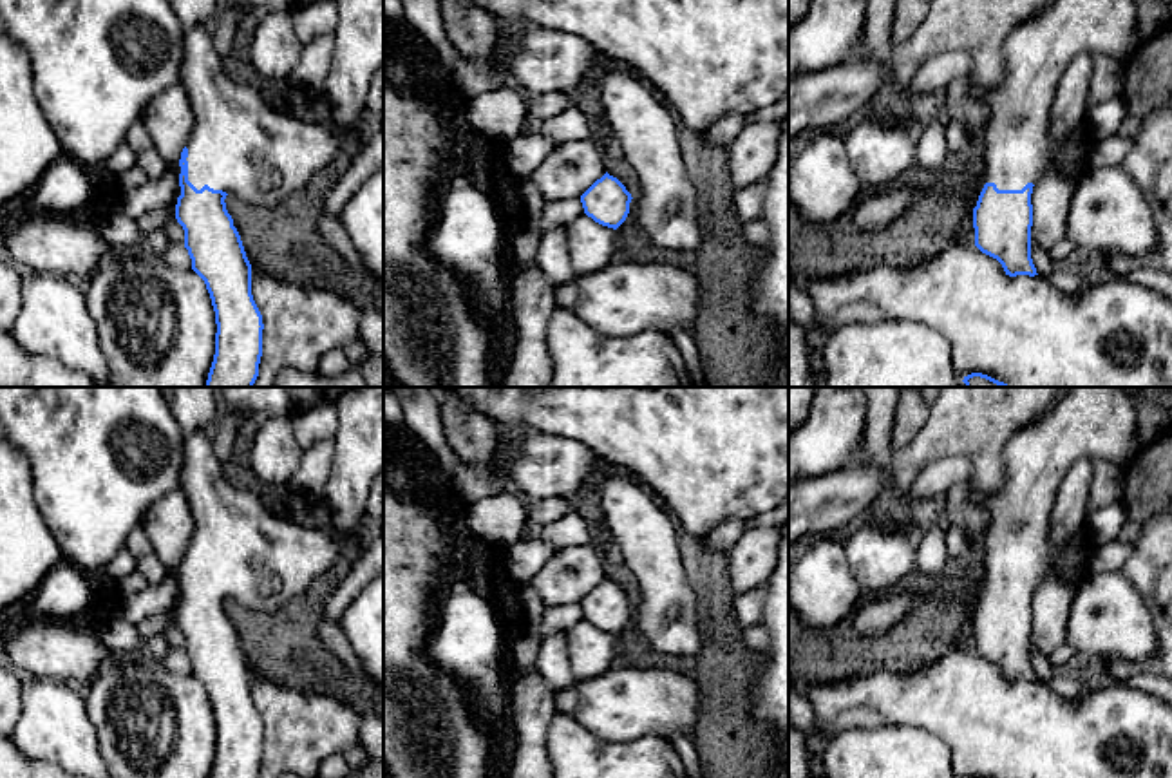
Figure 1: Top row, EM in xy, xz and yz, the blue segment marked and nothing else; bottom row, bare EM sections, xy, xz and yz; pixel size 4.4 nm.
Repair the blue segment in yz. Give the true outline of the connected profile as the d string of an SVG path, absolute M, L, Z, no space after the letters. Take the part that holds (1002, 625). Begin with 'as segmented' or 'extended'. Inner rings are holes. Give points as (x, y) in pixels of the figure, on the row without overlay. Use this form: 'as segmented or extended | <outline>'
extended | M1065 387L1058 402L1006 443L1006 481L988 505L986 590L973 613L975 651L997 664L1006 680L1038 680L1031 664L1031 599L1049 566L1051 510L1062 476L1078 458L1123 467L1134 454L1136 429L1138 416L1123 387Z

